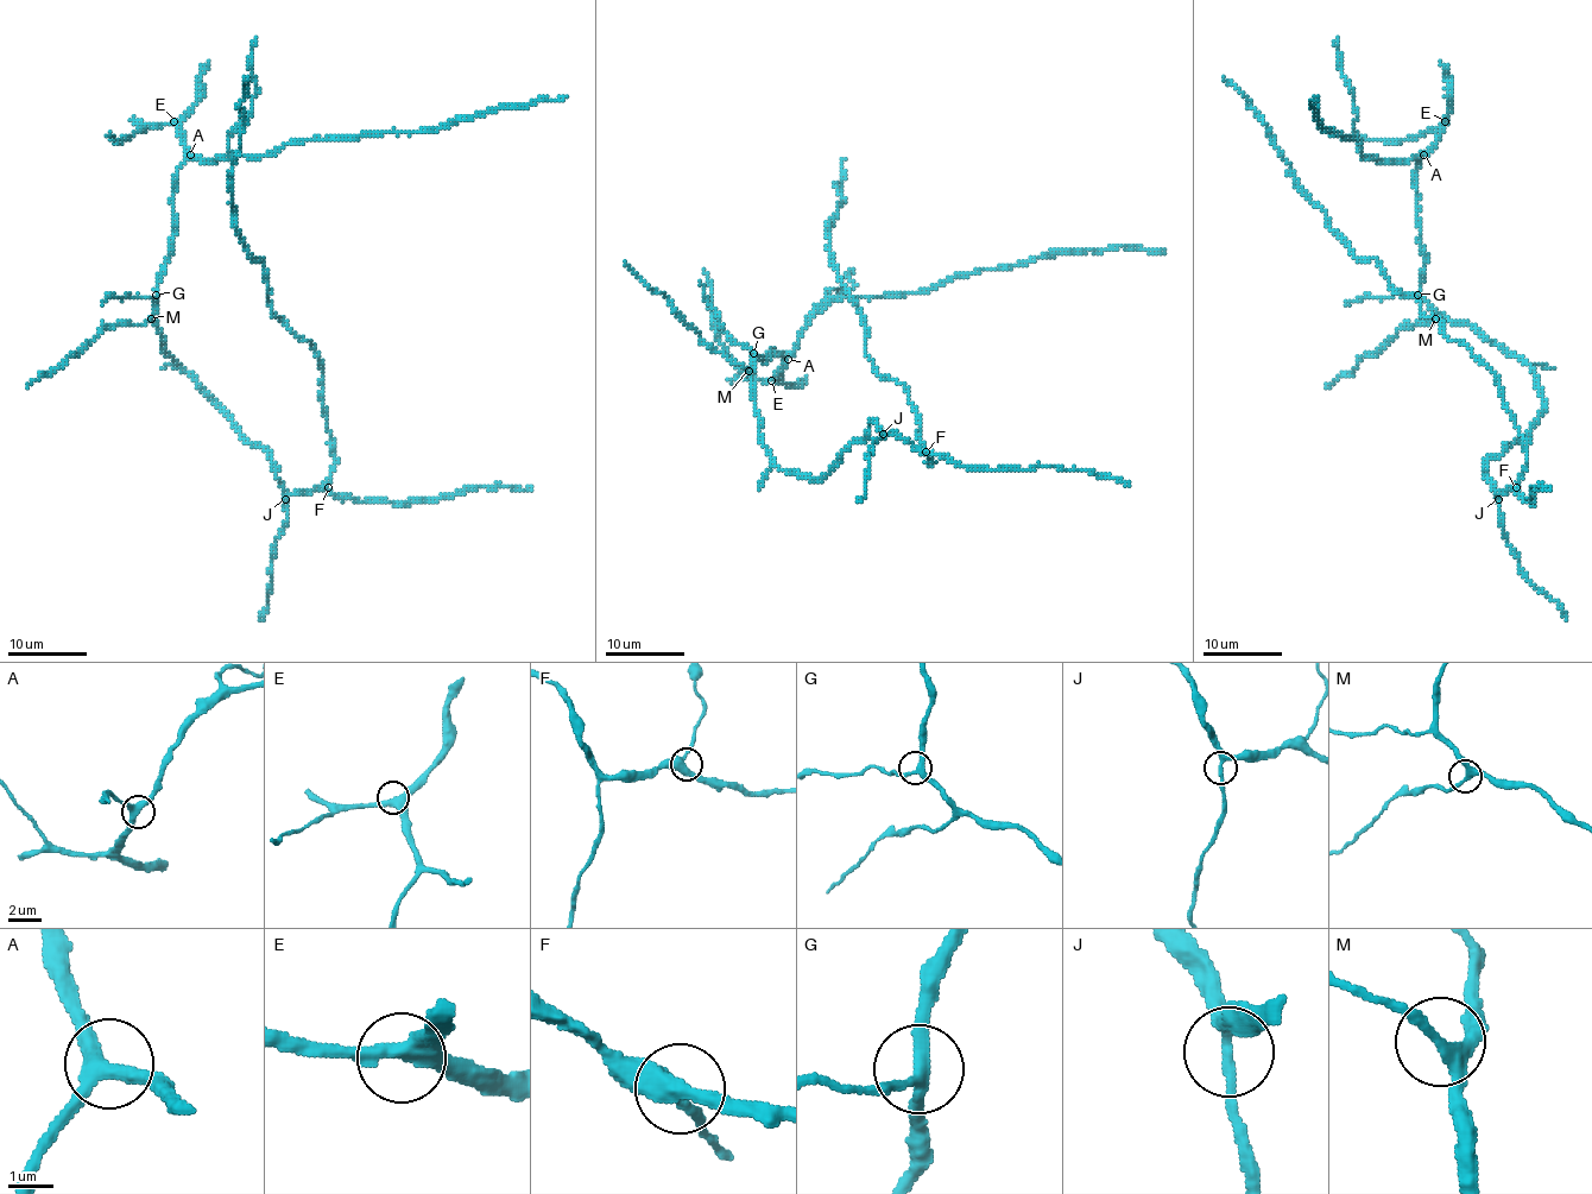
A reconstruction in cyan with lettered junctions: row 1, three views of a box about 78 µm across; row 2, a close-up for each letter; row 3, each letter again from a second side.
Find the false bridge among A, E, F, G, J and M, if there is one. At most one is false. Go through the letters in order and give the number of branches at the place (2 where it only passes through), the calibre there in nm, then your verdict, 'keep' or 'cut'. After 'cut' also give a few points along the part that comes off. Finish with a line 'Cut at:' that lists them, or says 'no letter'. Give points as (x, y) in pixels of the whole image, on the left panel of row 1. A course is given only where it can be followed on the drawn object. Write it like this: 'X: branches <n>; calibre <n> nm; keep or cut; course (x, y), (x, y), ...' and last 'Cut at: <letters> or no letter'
A: branches 3; calibre 360 nm; keep
E: branches 3; calibre 360 nm; keep
F: branches 3; calibre 400 nm; keep
G: branches 3; calibre 280 nm; keep
J: branches 3; calibre 260 nm; keep
M: branches 3; calibre 280 nm; keep
Cut at: no letter

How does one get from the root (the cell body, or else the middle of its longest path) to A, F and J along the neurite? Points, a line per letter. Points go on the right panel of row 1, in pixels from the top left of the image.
A: (1541, 403), (1537, 377), (1522, 359), (1471, 326), (1451, 324), (1421, 295), (1426, 257), (1415, 166), (1423, 155)
F: (1541, 403), (1540, 418), (1486, 462), (1486, 479), (1498, 493), (1516, 487)
J: (1541, 403), (1540, 418), (1486, 462), (1486, 478), (1498, 499)

